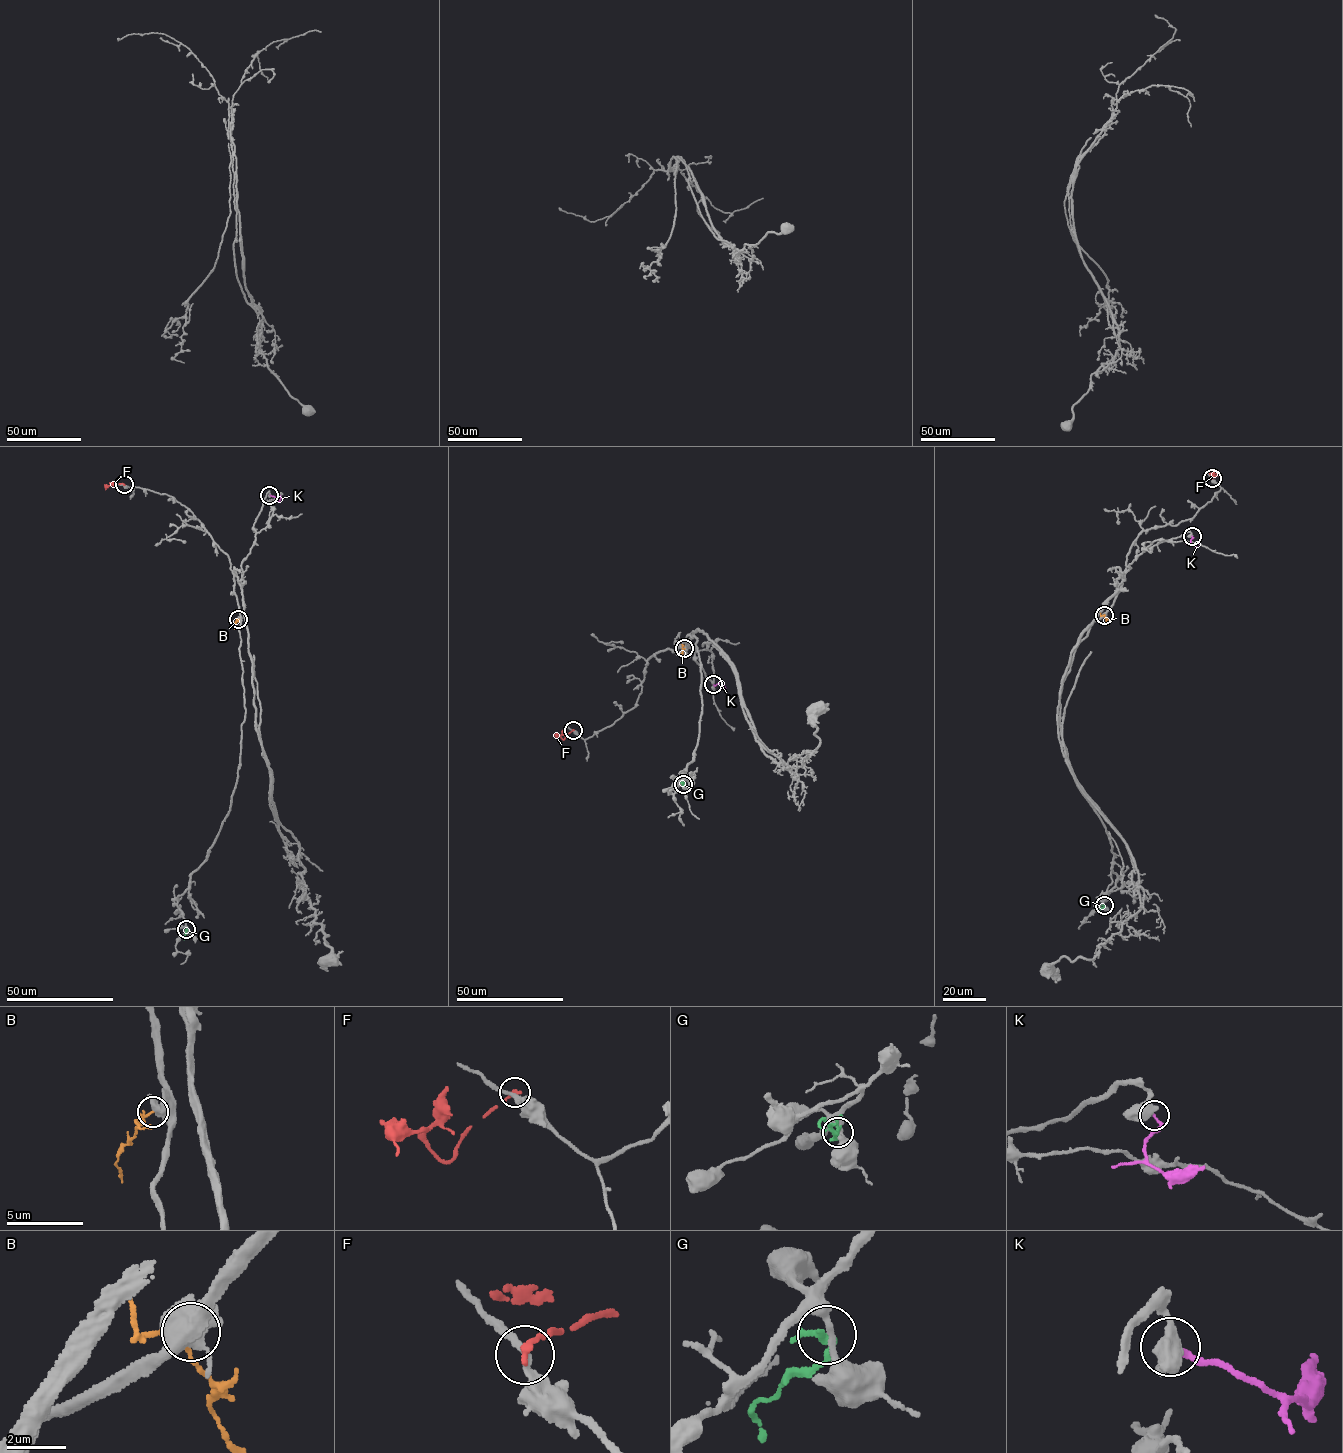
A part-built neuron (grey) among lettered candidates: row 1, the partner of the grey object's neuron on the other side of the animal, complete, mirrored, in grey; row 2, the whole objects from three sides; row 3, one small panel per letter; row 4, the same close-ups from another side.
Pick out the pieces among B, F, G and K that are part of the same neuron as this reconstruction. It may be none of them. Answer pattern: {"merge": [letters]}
{"merge": []}

